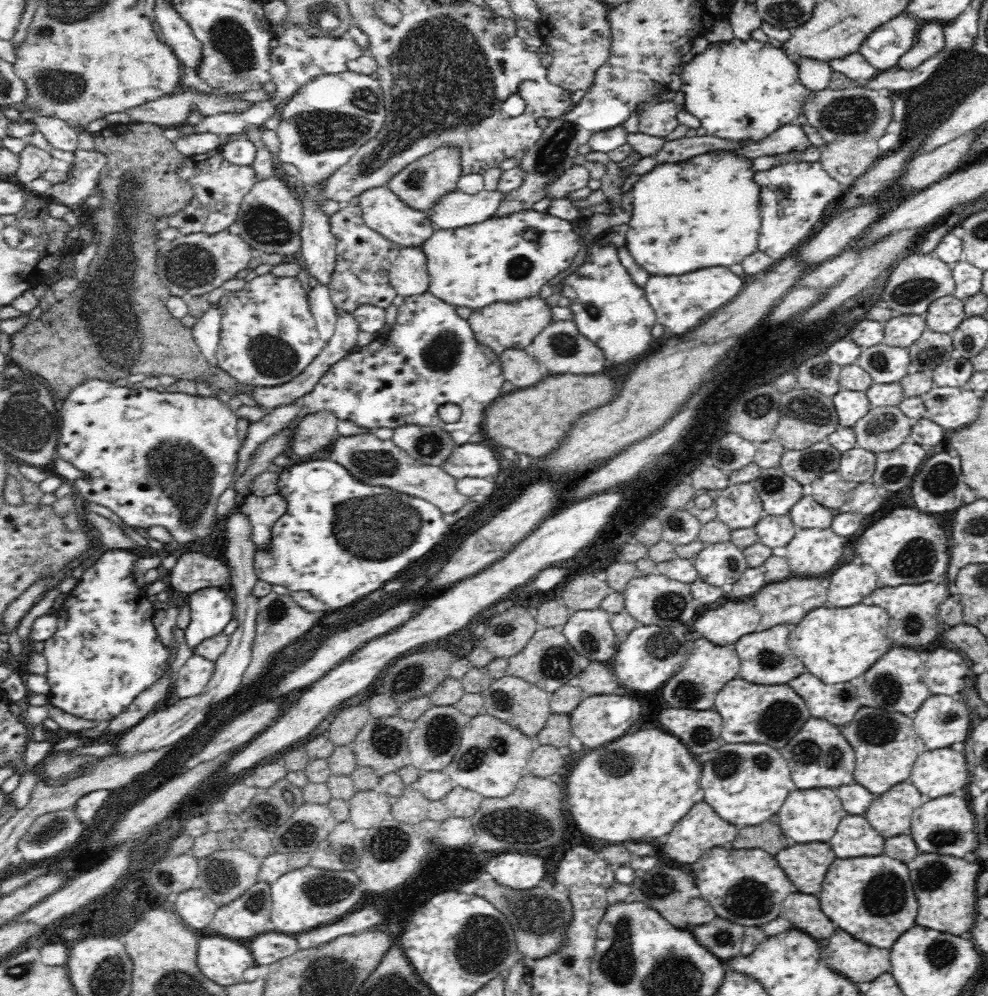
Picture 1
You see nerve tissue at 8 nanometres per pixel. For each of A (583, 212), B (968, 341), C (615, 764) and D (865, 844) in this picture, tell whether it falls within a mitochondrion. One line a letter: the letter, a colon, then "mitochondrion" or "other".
A: other
B: mitochondrion
C: mitochondrion
D: other

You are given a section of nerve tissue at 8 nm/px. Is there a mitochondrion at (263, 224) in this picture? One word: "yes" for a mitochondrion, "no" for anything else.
yes

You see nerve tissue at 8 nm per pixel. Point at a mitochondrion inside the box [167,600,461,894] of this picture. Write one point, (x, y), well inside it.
(389, 844)

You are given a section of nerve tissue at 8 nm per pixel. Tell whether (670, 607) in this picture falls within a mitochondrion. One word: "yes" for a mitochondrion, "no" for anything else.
yes

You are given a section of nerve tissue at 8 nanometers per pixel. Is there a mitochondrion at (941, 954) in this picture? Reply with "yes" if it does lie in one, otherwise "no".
yes

